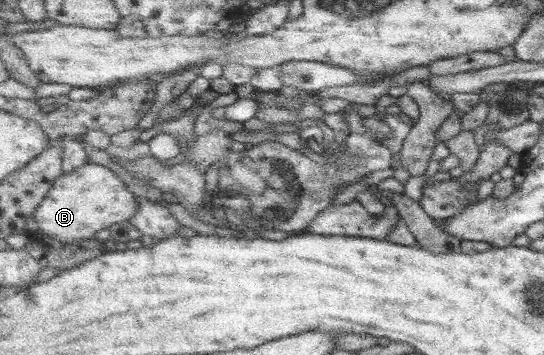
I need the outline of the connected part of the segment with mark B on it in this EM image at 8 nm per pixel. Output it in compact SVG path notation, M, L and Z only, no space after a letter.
M88 162L74 171L63 172L37 208L34 217L44 234L68 244L92 240L98 231L109 229L115 223L131 222L141 209L139 198L128 191L115 171Z

